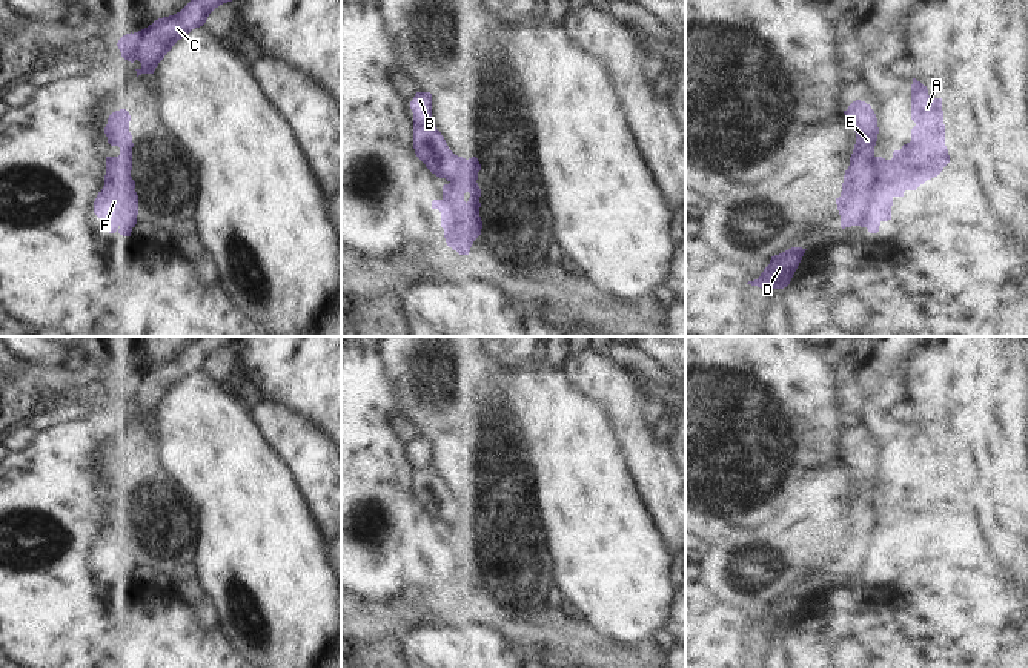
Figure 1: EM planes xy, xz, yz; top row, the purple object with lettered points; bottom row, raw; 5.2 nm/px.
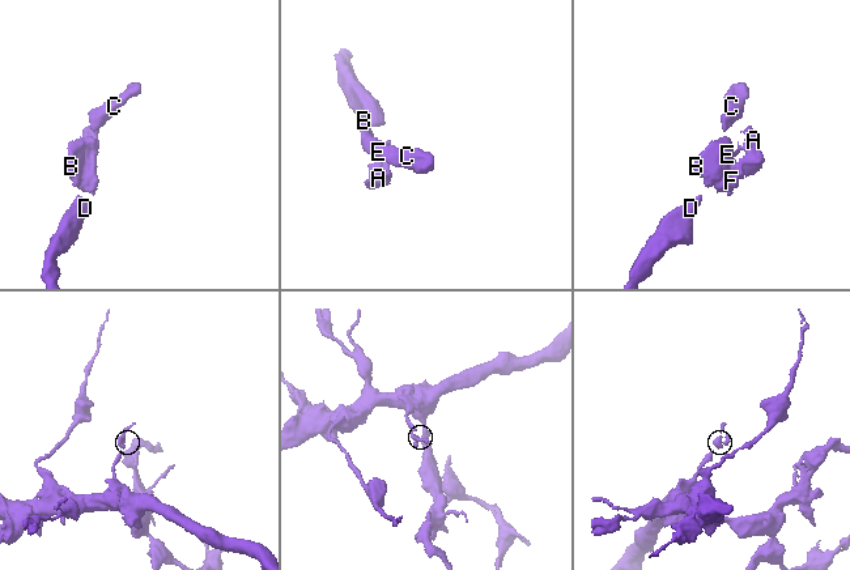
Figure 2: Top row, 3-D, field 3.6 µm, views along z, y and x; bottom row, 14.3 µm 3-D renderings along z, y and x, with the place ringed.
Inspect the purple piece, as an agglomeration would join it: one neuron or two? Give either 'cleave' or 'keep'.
keep

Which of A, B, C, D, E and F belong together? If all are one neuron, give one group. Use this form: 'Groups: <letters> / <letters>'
Groups: A B C D E F

